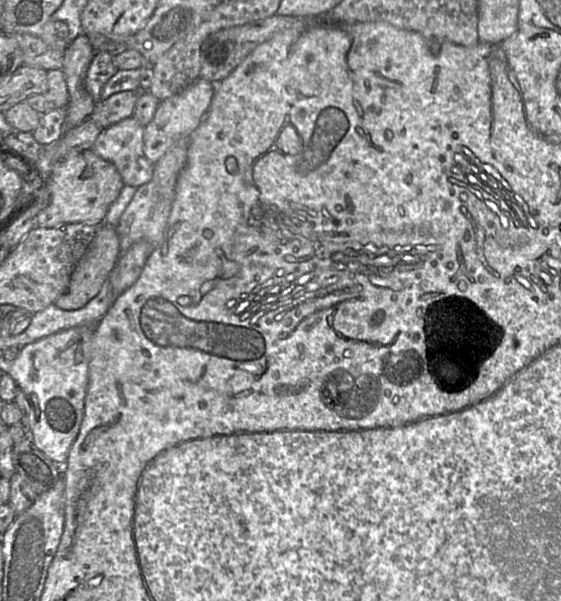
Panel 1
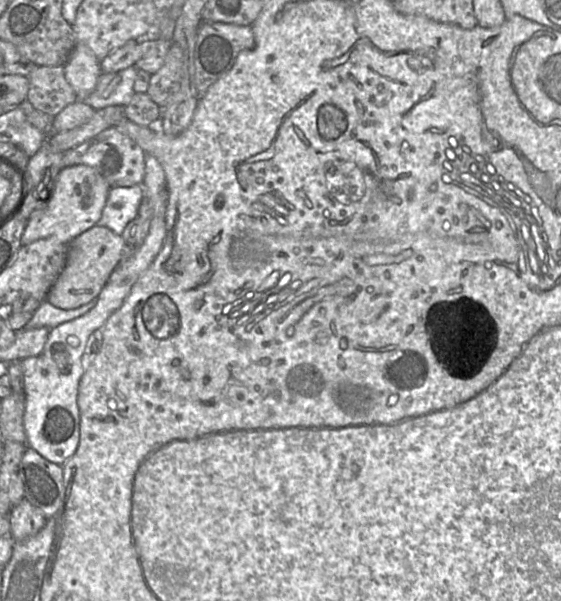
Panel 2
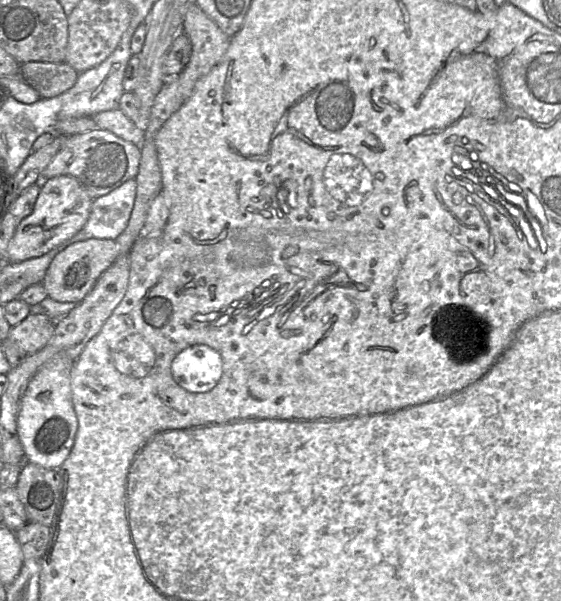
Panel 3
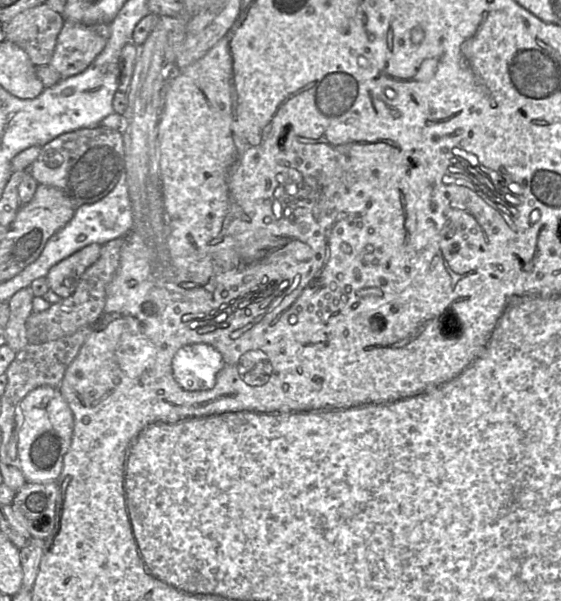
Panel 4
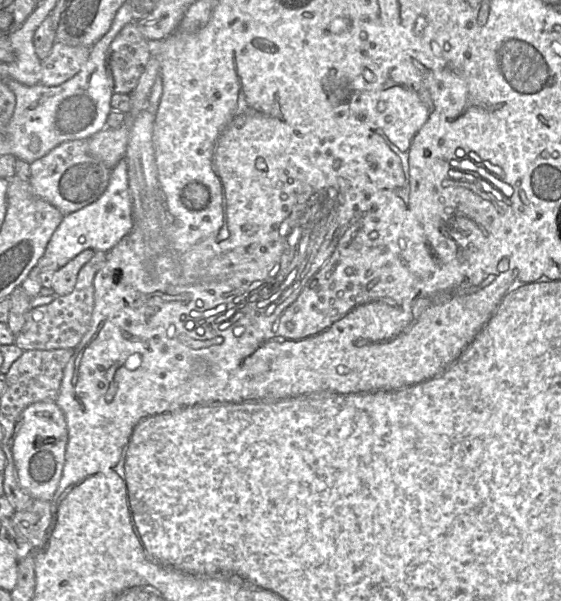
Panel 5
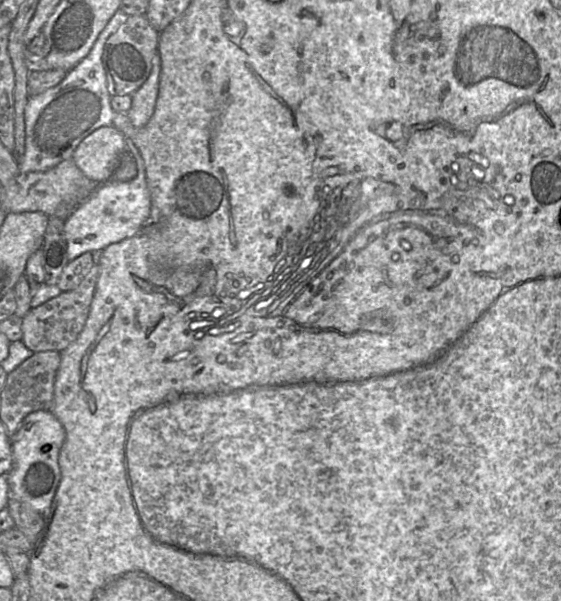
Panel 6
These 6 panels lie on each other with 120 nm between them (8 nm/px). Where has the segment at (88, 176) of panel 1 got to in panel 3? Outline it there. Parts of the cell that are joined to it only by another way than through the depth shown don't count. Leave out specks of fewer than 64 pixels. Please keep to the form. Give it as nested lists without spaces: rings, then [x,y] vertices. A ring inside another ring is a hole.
[[[72,176],[43,179],[34,209],[19,223],[8,245],[10,263],[40,257],[73,237],[86,224],[92,200]]]

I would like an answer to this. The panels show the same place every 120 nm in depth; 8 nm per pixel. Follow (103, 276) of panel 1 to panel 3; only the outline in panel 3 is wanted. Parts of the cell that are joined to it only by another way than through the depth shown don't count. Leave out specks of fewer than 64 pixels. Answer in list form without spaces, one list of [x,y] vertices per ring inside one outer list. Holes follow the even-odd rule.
[[[91,238],[69,245],[54,257],[45,273],[42,284],[47,296],[57,302],[80,303],[116,258],[116,244],[111,239]]]

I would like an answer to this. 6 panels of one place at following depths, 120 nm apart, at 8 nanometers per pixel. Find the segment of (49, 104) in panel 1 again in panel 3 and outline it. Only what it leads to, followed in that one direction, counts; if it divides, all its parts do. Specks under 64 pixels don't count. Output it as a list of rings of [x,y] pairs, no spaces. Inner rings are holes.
[[[27,62],[20,66],[21,78],[43,99],[59,96],[72,88],[78,74],[65,62]]]

